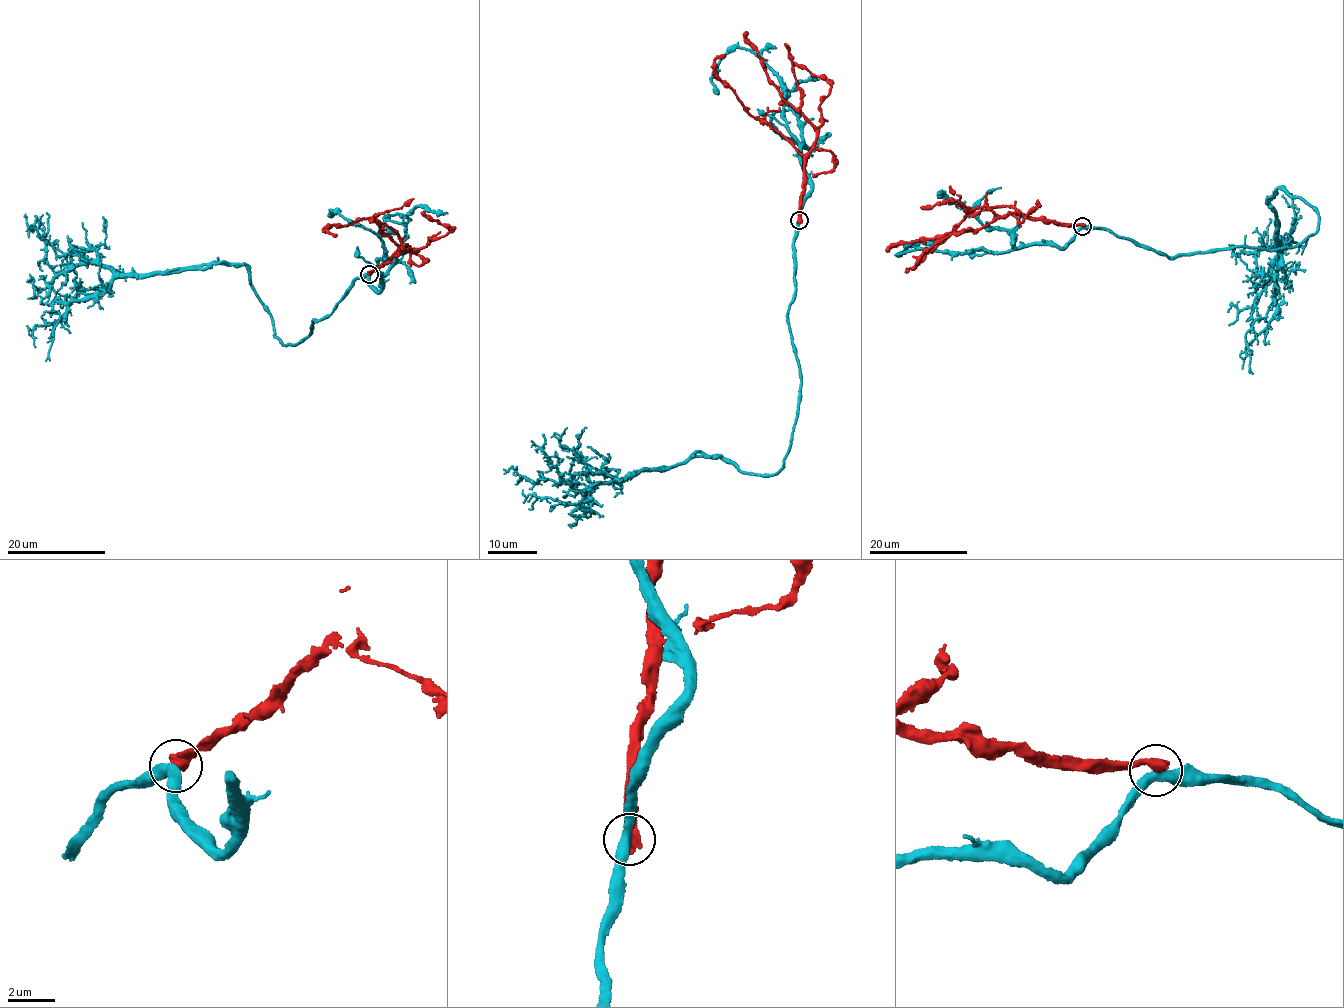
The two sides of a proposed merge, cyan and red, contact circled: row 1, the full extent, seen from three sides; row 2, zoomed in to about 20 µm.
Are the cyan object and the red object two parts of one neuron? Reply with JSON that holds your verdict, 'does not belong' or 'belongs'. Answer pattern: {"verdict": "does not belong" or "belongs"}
{"verdict": "does not belong"}

